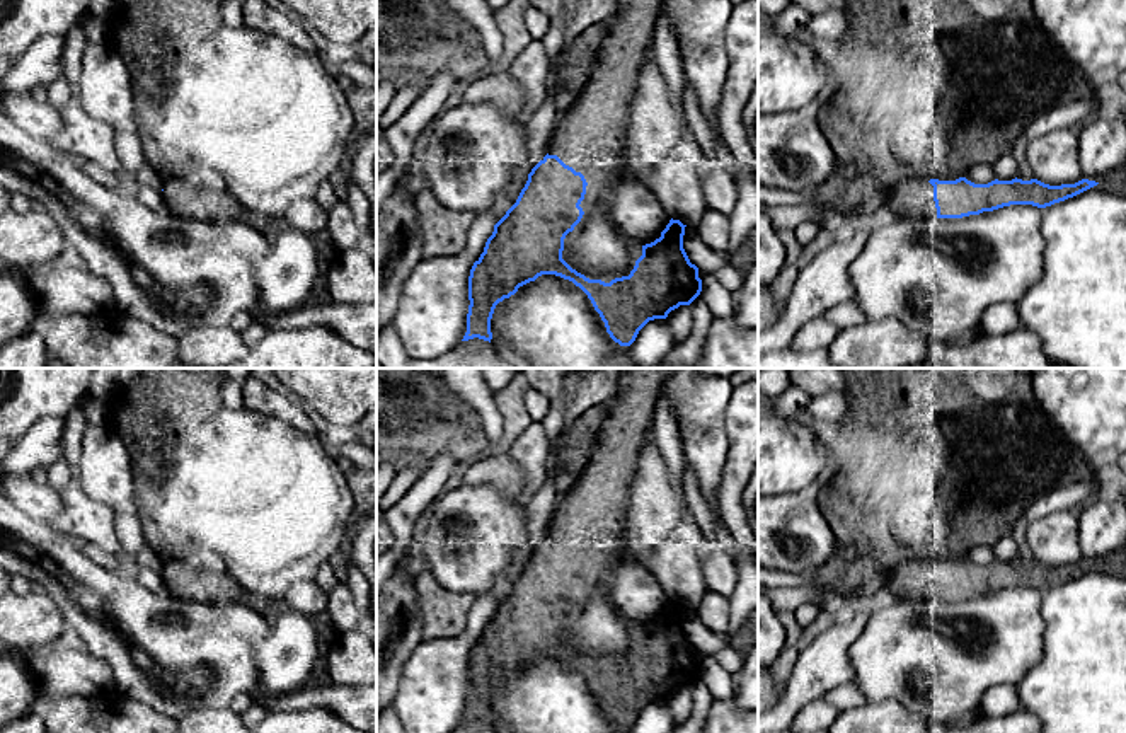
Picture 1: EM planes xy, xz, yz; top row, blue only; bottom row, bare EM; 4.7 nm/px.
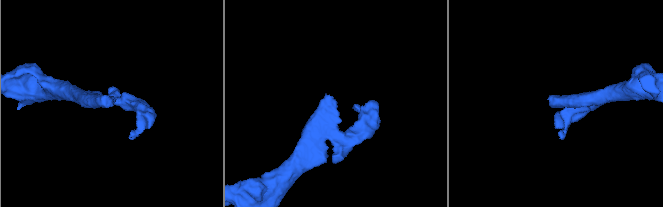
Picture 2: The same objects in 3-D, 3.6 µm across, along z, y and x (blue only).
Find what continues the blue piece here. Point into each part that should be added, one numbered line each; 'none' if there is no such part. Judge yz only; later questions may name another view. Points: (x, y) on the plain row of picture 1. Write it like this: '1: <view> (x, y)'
1: yz (905, 580)

